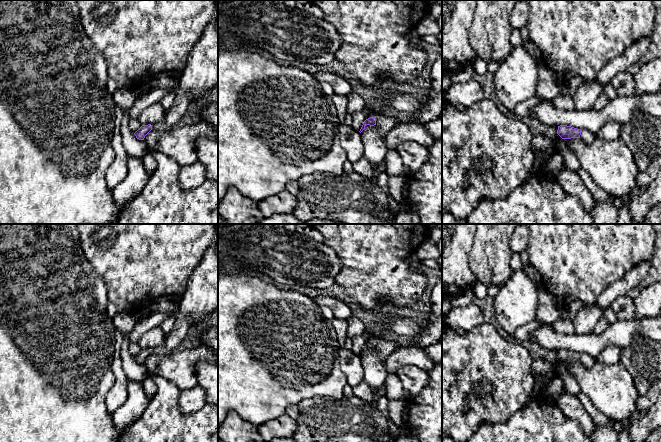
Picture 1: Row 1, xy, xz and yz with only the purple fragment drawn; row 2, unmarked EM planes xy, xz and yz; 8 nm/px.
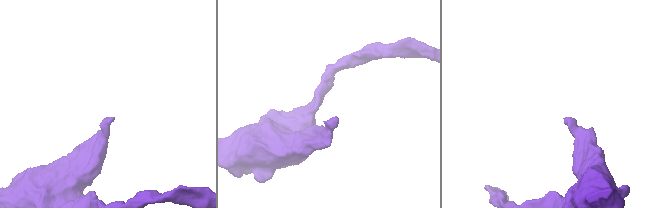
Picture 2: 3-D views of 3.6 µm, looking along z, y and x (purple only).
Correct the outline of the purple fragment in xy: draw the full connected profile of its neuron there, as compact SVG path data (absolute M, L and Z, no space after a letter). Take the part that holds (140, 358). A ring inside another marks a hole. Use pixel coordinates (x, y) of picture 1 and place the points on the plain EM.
M142 349L135 357L137 363L144 364L145 360L152 354L152 349Z

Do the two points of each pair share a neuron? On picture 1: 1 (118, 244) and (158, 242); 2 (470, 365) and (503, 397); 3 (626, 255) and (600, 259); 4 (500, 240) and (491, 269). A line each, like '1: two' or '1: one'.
1: one
2: one
3: one
4: one

